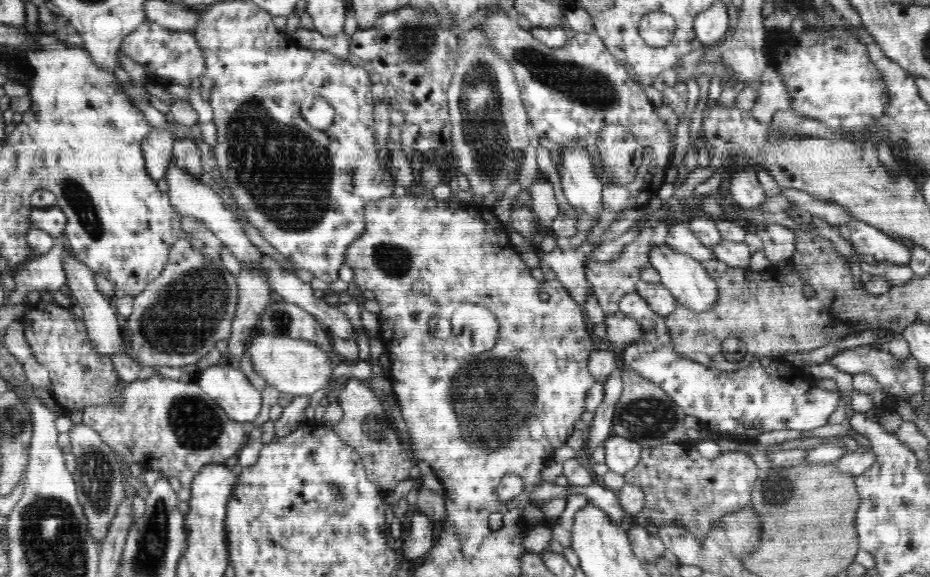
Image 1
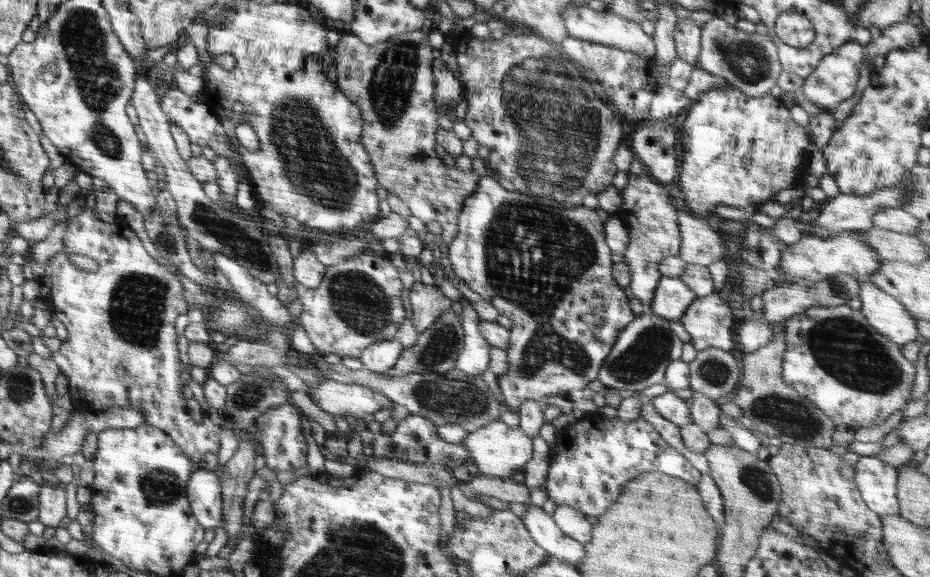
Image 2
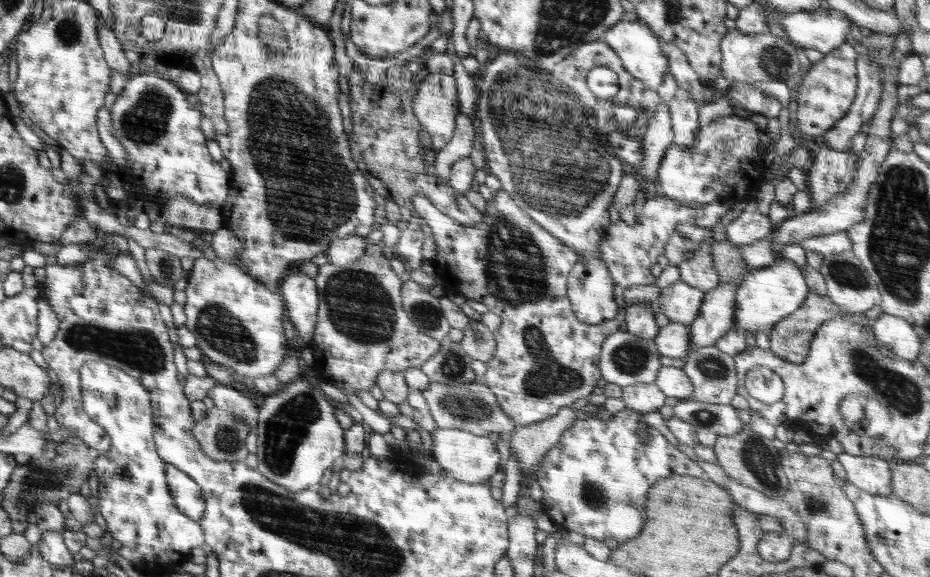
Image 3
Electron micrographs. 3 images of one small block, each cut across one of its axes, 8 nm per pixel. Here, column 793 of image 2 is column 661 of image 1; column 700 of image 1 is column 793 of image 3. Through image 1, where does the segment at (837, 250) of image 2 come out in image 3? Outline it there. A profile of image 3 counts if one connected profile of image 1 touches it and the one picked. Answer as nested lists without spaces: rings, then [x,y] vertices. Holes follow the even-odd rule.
[[[783,259],[770,267],[750,271],[736,289],[734,329],[744,334],[746,334],[747,331],[750,331],[750,333],[753,334],[760,332],[770,334],[770,331],[772,331],[772,328],[776,323],[783,320],[786,316],[792,315],[792,312],[796,312],[797,308],[804,302],[804,299],[810,290],[801,269],[802,268],[793,261]]]

